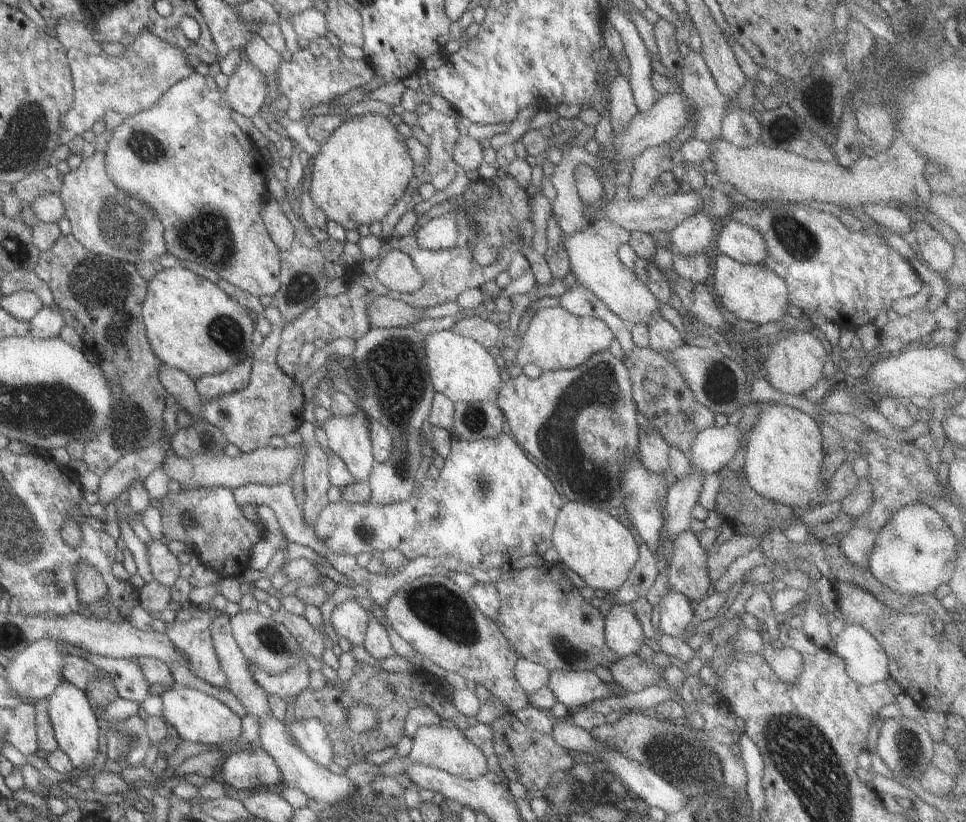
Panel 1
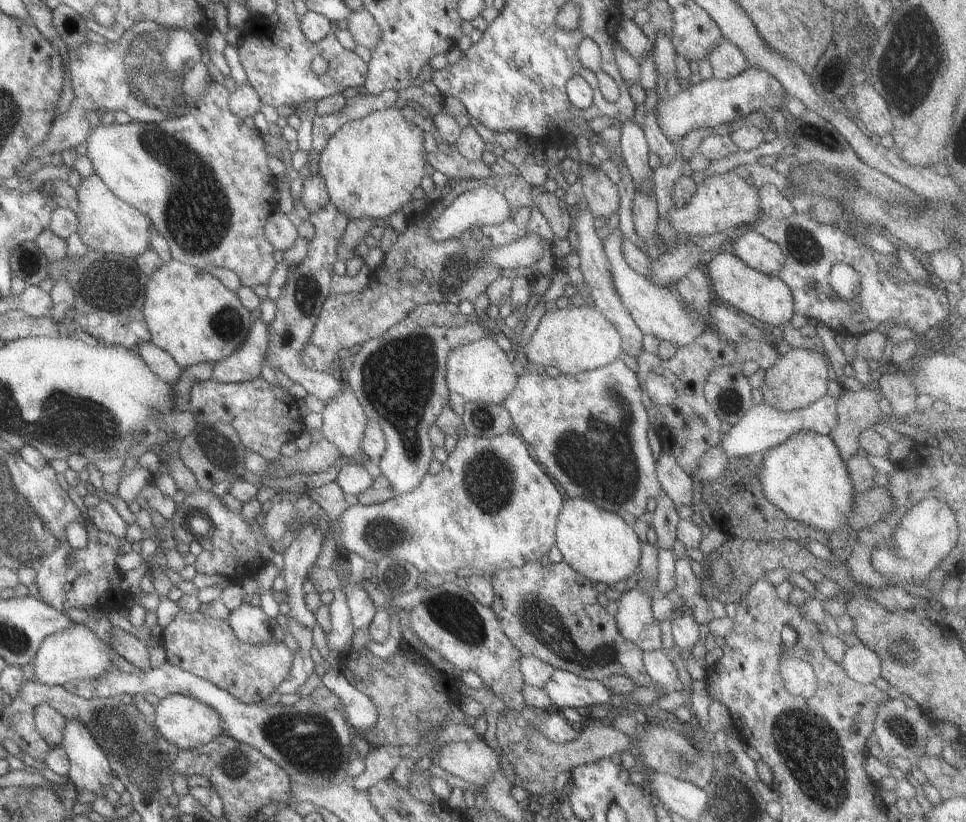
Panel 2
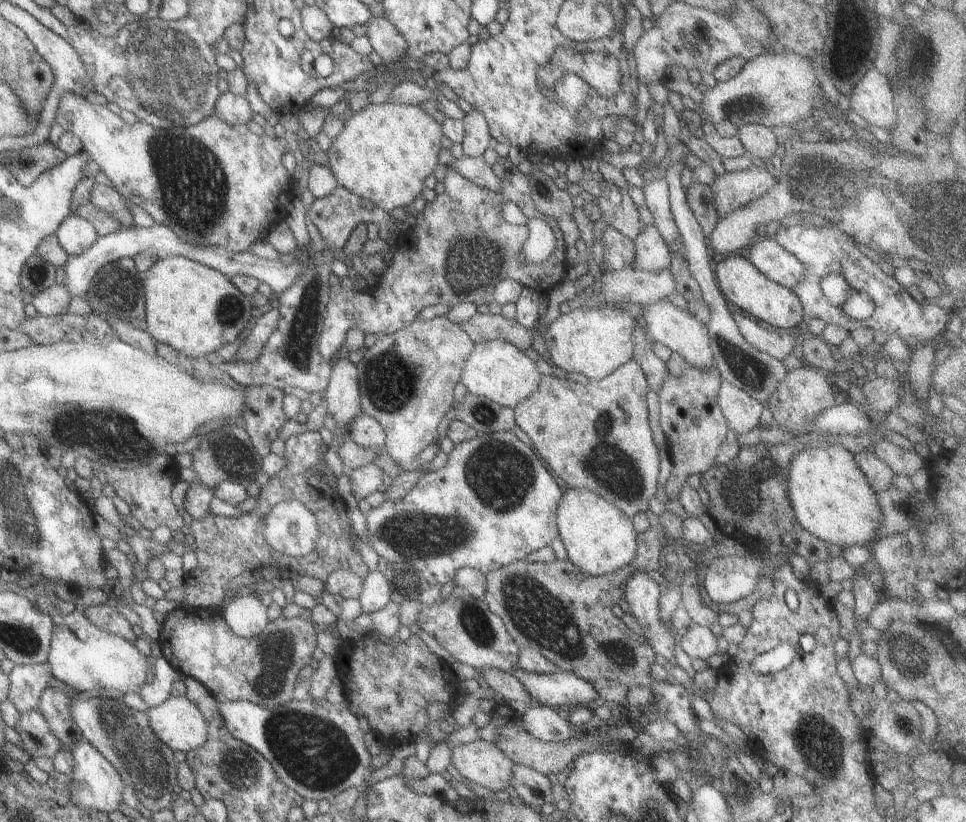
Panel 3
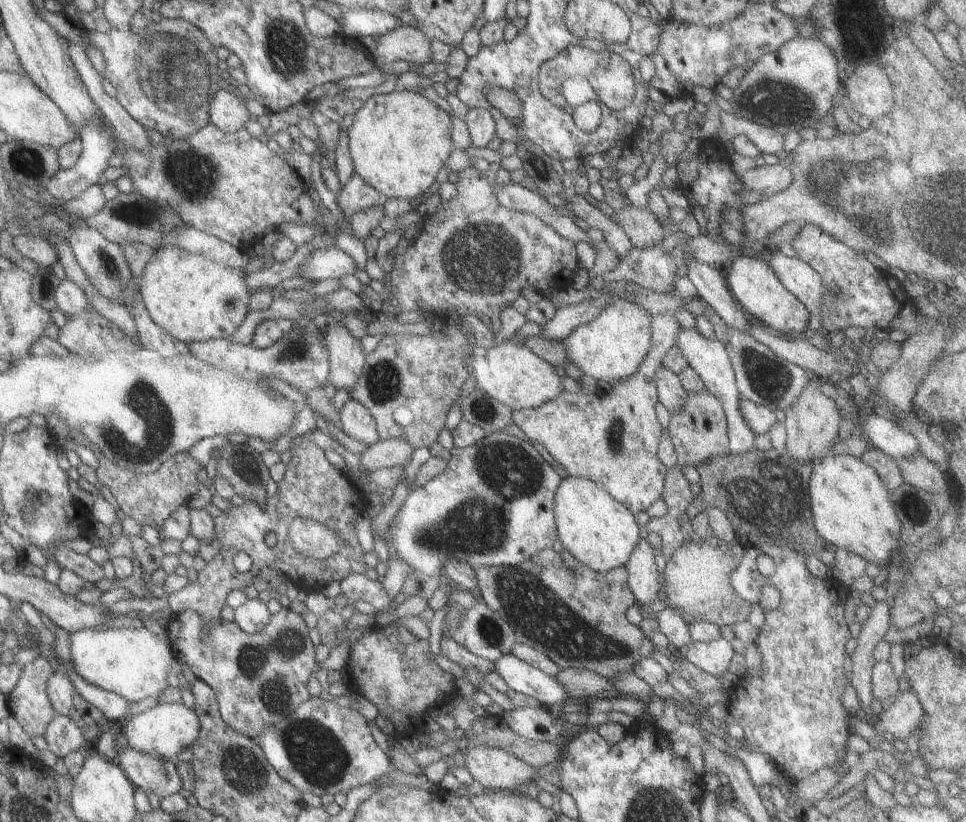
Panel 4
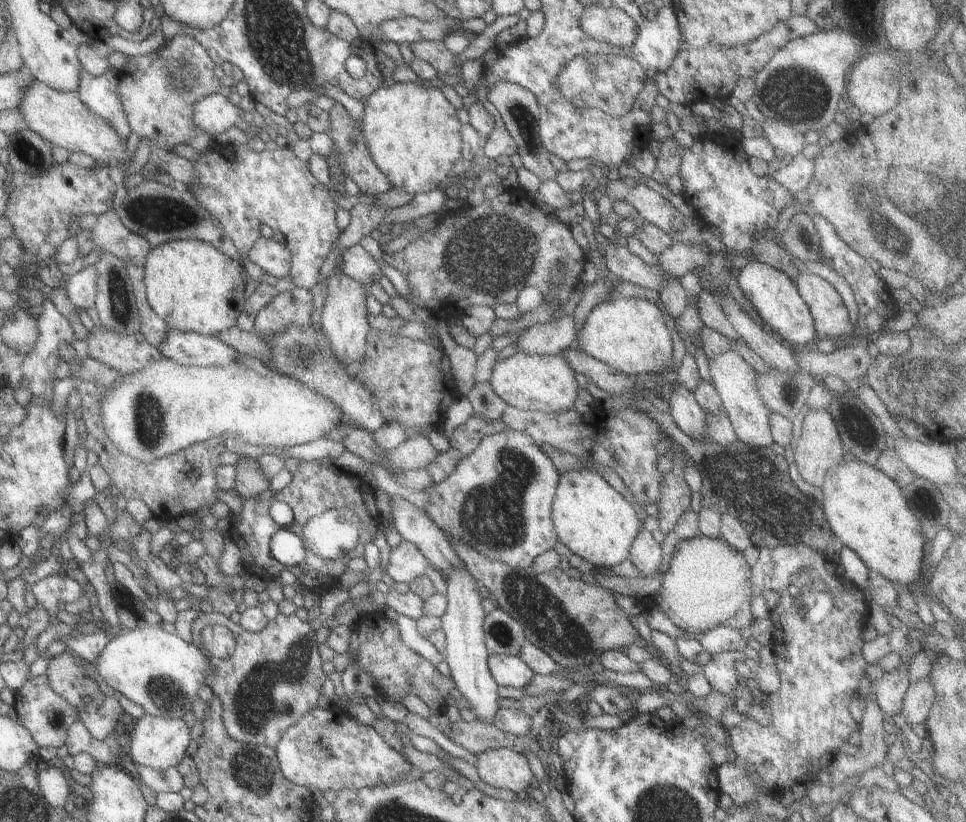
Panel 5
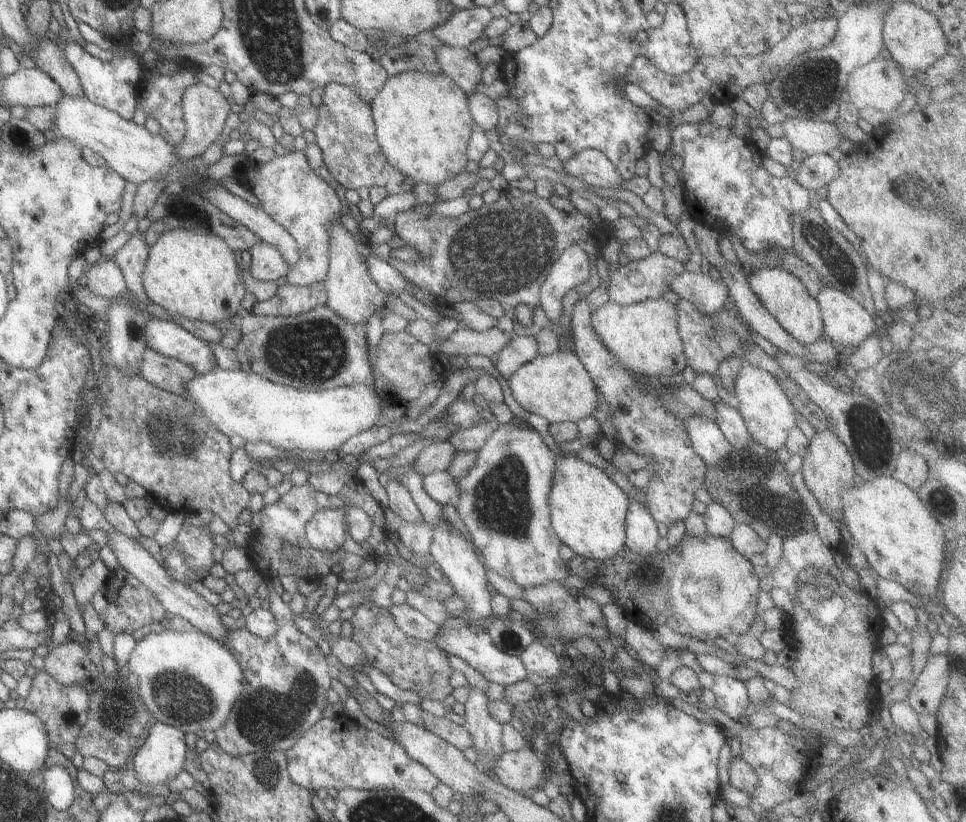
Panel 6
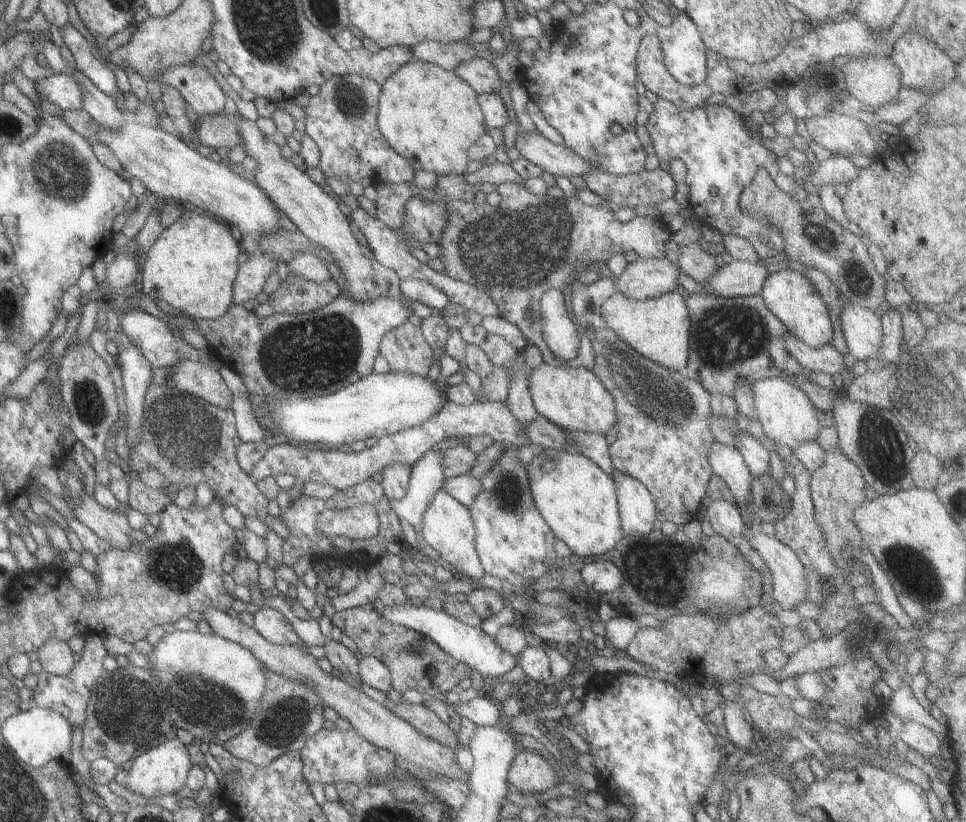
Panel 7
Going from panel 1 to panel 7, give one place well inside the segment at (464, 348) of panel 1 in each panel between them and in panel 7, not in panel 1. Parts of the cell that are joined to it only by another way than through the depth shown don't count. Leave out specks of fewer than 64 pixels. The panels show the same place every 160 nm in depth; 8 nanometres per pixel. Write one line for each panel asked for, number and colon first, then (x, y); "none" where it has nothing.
2: (478, 371)
3: (495, 369)
4: (511, 374)
5: (544, 383)
6: (555, 387)
7: (570, 397)

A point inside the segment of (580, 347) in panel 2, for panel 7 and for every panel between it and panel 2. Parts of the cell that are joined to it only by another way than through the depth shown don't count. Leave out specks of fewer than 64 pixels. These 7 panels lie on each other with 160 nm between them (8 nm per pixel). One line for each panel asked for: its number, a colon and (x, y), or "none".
3: (594, 342)
4: (610, 346)
5: (629, 335)
6: (641, 336)
7: (657, 328)

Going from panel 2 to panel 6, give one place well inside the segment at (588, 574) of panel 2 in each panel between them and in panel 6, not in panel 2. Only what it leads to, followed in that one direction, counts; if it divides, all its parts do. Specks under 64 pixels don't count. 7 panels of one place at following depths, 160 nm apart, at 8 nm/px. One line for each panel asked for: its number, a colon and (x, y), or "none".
3: (598, 538)
4: (599, 532)
5: (595, 523)
6: (587, 510)

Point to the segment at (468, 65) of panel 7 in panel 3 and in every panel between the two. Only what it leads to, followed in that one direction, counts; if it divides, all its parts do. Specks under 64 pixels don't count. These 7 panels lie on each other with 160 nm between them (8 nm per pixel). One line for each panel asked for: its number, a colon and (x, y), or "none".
3: (385, 40)
4: (406, 43)
5: (433, 52)
6: (461, 67)

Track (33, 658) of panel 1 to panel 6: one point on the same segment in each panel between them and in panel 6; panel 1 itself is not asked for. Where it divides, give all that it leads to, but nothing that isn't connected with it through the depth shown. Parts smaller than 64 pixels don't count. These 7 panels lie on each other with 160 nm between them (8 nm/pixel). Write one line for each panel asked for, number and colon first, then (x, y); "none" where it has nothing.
2: (74, 652)
3: (79, 654)
4: (133, 663)
5: (157, 671)
6: (185, 679)

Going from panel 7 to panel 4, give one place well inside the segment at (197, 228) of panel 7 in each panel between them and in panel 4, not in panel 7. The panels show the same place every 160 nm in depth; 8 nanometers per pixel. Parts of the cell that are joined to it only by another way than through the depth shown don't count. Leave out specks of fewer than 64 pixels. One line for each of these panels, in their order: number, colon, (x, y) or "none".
4: (191, 298)
5: (192, 287)
6: (188, 274)

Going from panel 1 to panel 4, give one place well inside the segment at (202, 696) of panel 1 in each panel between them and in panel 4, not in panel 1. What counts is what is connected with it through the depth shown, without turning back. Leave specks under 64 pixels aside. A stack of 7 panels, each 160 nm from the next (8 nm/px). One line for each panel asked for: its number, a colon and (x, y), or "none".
2: (186, 723)
3: (177, 723)
4: (162, 731)

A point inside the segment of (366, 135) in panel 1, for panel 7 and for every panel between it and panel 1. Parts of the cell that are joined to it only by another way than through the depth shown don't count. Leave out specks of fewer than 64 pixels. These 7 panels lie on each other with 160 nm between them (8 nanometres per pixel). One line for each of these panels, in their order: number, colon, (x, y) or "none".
2: (370, 166)
3: (383, 153)
4: (398, 141)
5: (411, 132)
6: (421, 123)
7: (428, 116)

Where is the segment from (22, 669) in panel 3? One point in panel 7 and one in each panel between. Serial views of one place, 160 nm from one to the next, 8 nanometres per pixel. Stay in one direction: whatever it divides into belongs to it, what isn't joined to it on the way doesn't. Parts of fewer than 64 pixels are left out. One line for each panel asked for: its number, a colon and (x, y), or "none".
4: (27, 702)
5: (39, 710)
6: (62, 710)
7: (68, 695)

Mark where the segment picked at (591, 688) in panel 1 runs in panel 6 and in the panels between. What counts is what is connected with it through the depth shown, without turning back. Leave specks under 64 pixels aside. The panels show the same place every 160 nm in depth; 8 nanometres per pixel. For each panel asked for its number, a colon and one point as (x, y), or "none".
2: (563, 688)
3: (560, 688)
4: (518, 675)
5: (508, 671)
6: (476, 650)

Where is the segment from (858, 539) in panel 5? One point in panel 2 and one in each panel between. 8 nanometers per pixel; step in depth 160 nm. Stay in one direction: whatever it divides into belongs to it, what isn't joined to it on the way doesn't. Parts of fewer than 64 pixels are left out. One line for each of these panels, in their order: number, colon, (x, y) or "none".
2: (804, 477)
3: (830, 497)
4: (851, 508)

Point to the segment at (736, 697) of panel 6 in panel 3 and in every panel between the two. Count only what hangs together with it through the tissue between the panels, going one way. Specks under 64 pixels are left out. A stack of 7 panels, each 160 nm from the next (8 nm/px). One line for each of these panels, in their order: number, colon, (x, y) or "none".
3: (698, 642)
4: (712, 657)
5: (719, 671)

